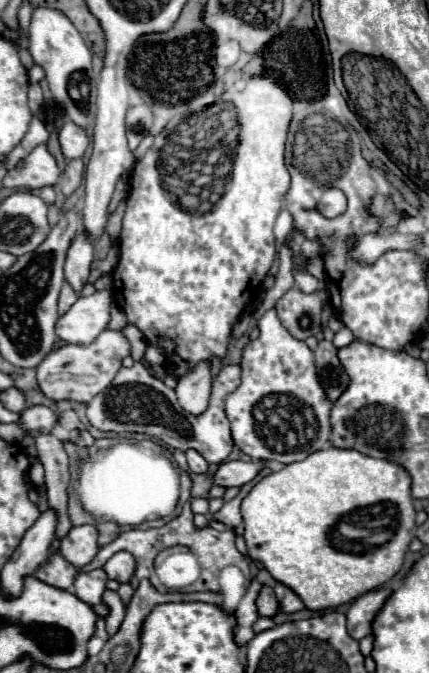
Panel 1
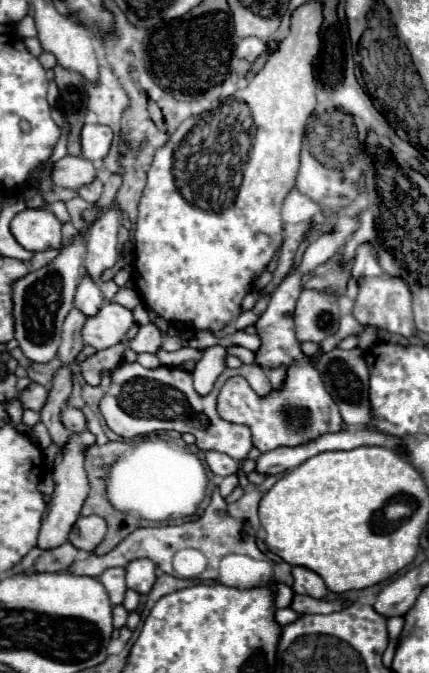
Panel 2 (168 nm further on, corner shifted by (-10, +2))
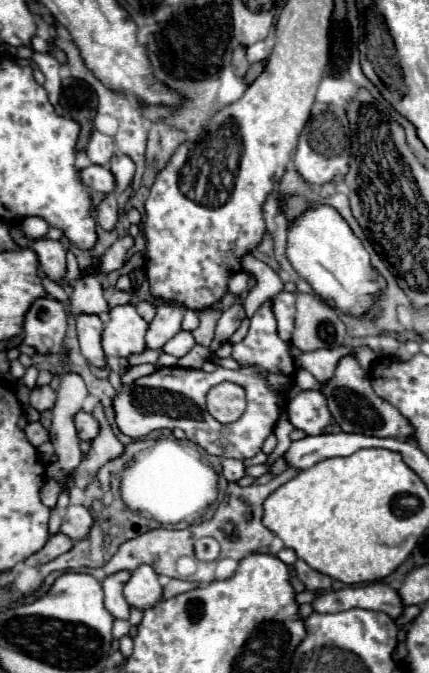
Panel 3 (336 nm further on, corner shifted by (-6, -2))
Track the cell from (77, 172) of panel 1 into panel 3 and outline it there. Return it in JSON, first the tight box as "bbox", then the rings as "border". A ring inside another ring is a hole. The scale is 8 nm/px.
{"bbox":[96,194,118,232],"border":[[[108,194],[104,198],[104,202],[96,208],[96,220],[104,230],[108,230],[108,232],[114,230],[114,226],[118,222],[118,204],[116,204],[114,194]]]}

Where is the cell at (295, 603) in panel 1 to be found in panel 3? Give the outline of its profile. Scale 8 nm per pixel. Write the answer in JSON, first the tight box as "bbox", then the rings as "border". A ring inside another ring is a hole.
{"bbox":[294,560,334,590],"border":[[[296,560],[294,566],[296,566],[298,578],[306,584],[308,590],[318,590],[318,588],[330,590],[330,586],[332,586],[332,582],[334,582],[330,576],[324,576],[322,572],[316,572],[316,570],[310,568],[304,560]]]}

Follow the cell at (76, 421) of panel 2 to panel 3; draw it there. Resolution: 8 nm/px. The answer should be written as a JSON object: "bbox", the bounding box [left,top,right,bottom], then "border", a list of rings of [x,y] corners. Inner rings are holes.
{"bbox":[74,410,100,440],"border":[[[80,410],[80,412],[76,414],[74,422],[76,422],[76,430],[78,430],[78,438],[80,438],[80,440],[92,440],[92,438],[96,438],[98,432],[100,432],[98,420],[96,420],[92,414],[88,414],[88,412],[82,412],[82,410]]]}

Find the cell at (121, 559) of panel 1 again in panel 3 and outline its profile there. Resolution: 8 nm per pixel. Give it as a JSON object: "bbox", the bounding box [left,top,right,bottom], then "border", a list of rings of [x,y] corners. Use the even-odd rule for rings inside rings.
{"bbox":[124,566,162,608],"border":[[[140,566],[132,572],[130,582],[124,586],[124,596],[132,608],[152,608],[162,600],[162,586],[158,574],[150,566]]]}

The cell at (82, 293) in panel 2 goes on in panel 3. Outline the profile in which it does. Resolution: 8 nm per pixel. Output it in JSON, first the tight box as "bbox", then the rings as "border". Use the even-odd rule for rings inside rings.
{"bbox":[76,314,106,368],"border":[[[82,314],[76,318],[78,326],[78,340],[80,340],[80,352],[82,356],[96,368],[106,366],[106,356],[100,344],[100,332],[104,330],[104,324],[100,322],[98,316],[88,316]]]}

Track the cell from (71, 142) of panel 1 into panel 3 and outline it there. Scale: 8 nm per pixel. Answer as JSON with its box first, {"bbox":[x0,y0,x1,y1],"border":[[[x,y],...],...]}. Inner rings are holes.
{"bbox":[86,130,116,166],"border":[[[98,130],[92,132],[90,136],[90,144],[86,148],[86,154],[88,158],[94,162],[94,164],[100,164],[100,166],[106,166],[108,160],[116,154],[116,144],[114,144],[114,138],[112,136],[106,136]]]}

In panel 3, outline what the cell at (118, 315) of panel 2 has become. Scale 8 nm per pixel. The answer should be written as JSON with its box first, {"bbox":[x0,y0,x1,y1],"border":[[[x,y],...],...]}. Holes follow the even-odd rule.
{"bbox":[102,304,148,358],"border":[[[132,304],[112,308],[110,322],[102,332],[102,348],[106,356],[128,358],[132,354],[142,354],[146,350],[146,330],[148,322],[136,312]]]}

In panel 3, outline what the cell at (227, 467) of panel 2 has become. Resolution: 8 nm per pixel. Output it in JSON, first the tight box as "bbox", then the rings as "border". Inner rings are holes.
{"bbox":[222,460,246,482],"border":[[[222,460],[222,474],[228,482],[238,482],[246,476],[246,466],[242,460]]]}

